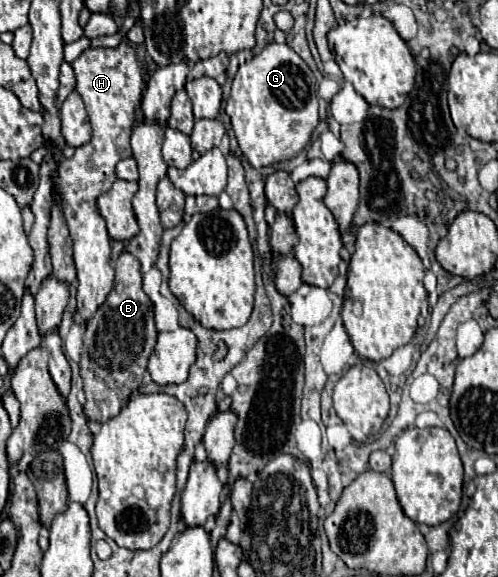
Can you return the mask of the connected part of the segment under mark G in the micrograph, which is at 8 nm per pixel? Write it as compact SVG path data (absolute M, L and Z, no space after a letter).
M270 43L262 53L242 63L226 103L238 145L256 169L296 157L310 143L312 131L318 125L316 111L316 79L302 57L286 43Z

